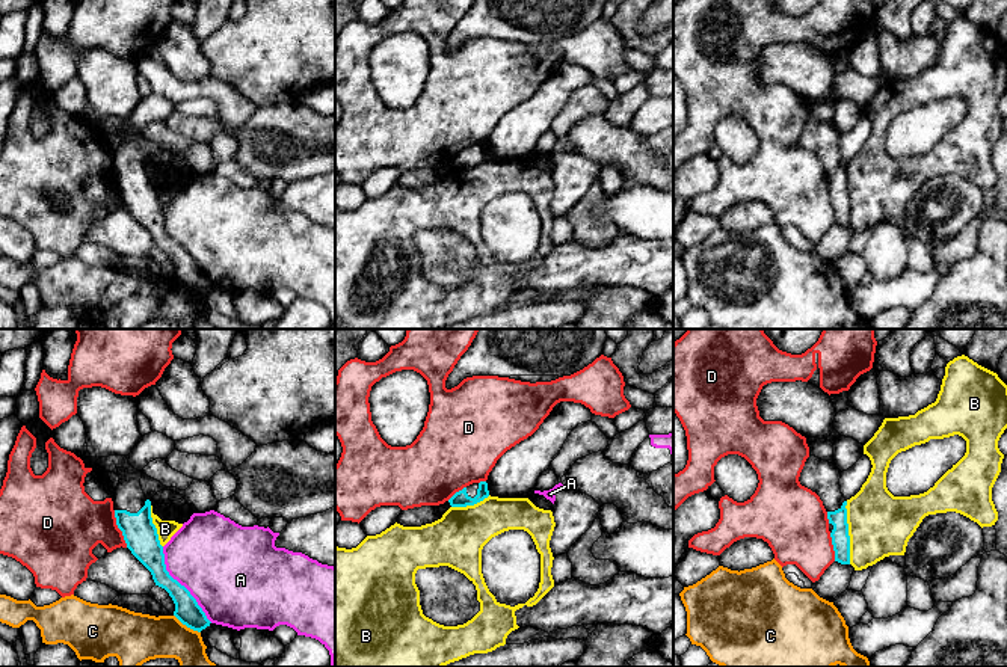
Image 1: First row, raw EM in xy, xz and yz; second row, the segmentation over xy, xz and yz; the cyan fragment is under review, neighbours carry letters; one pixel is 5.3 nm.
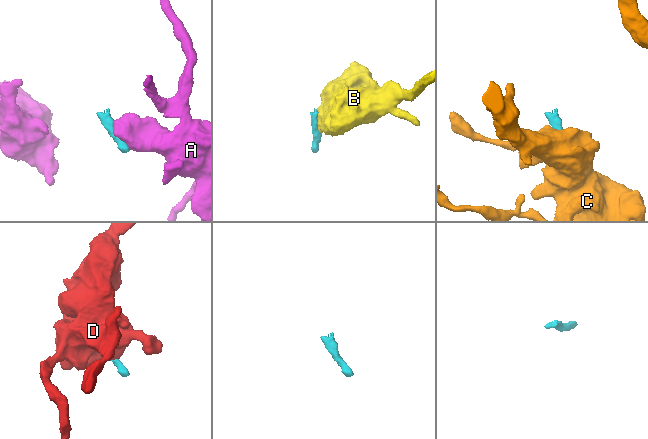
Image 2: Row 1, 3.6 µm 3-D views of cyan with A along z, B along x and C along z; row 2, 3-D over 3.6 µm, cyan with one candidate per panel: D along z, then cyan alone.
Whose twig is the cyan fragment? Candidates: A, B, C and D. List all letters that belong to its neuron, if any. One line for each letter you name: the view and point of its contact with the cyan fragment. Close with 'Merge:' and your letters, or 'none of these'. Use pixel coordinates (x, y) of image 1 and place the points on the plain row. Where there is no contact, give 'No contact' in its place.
Merge: none of these

